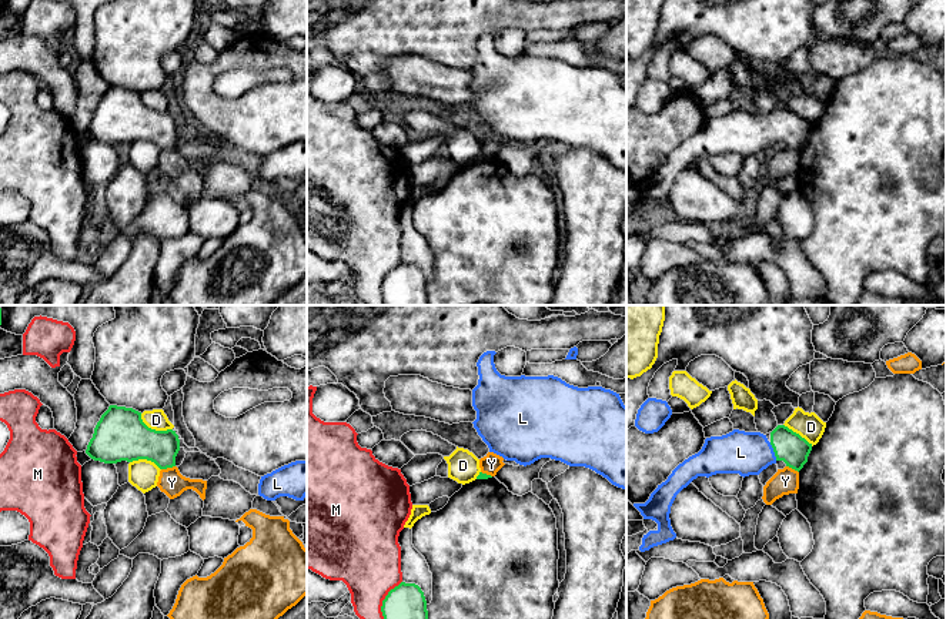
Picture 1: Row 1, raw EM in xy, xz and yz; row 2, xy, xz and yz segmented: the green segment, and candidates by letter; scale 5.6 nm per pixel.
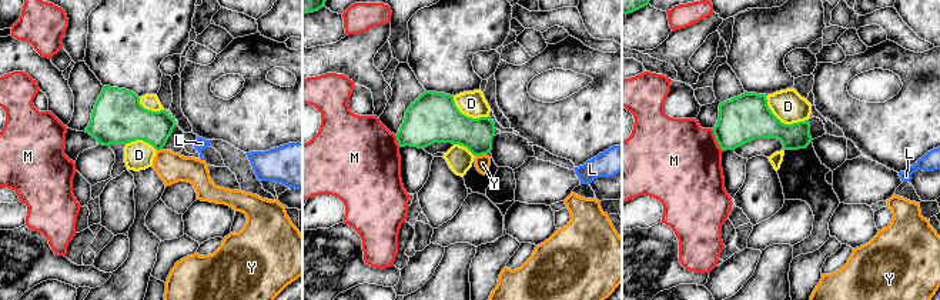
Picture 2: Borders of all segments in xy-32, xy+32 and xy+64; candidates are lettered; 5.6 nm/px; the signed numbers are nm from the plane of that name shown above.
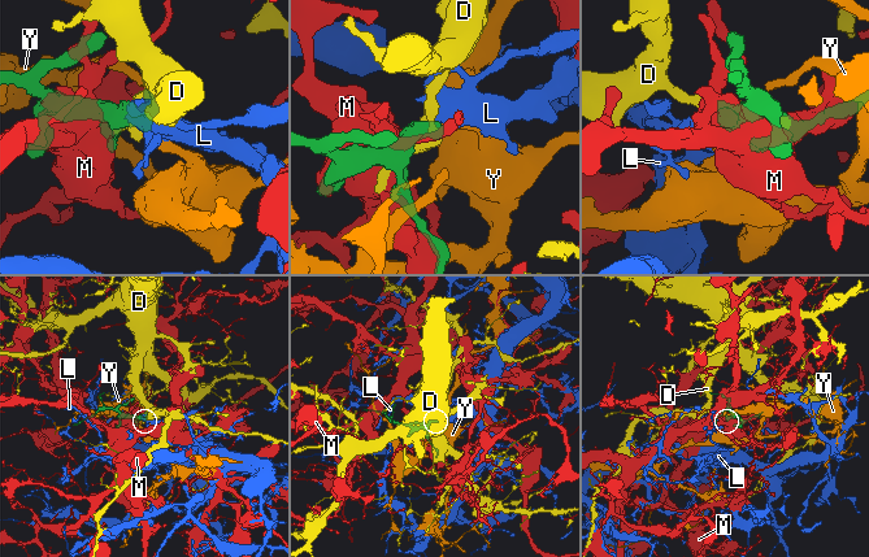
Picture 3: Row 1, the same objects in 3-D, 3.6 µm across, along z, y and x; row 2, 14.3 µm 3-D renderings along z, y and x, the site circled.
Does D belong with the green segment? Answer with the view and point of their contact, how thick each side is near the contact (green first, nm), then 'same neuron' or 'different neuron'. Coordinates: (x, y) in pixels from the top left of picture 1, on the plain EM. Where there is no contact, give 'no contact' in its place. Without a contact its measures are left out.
meets green in xy at (154, 110); 280 nm thick on the green side, 110 nm on the other; different neuron

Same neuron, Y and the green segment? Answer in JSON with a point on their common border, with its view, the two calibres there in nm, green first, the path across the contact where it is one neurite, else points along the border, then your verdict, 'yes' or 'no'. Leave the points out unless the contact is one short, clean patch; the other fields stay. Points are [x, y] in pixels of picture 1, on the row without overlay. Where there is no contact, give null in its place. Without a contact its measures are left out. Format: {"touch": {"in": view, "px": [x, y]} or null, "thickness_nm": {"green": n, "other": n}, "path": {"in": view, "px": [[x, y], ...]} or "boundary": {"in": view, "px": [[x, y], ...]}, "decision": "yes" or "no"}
{"touch": {"in": "xy", "px": [167, 147]}, "thickness_nm": {"green": 220, "other": 150}, "decision": "no"}

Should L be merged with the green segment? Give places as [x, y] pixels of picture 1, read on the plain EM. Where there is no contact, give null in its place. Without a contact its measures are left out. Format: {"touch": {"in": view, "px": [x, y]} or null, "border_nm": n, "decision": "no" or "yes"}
{"touch": {"in": "yz", "px": [774, 131]}, "border_nm": 110, "decision": "yes"}

